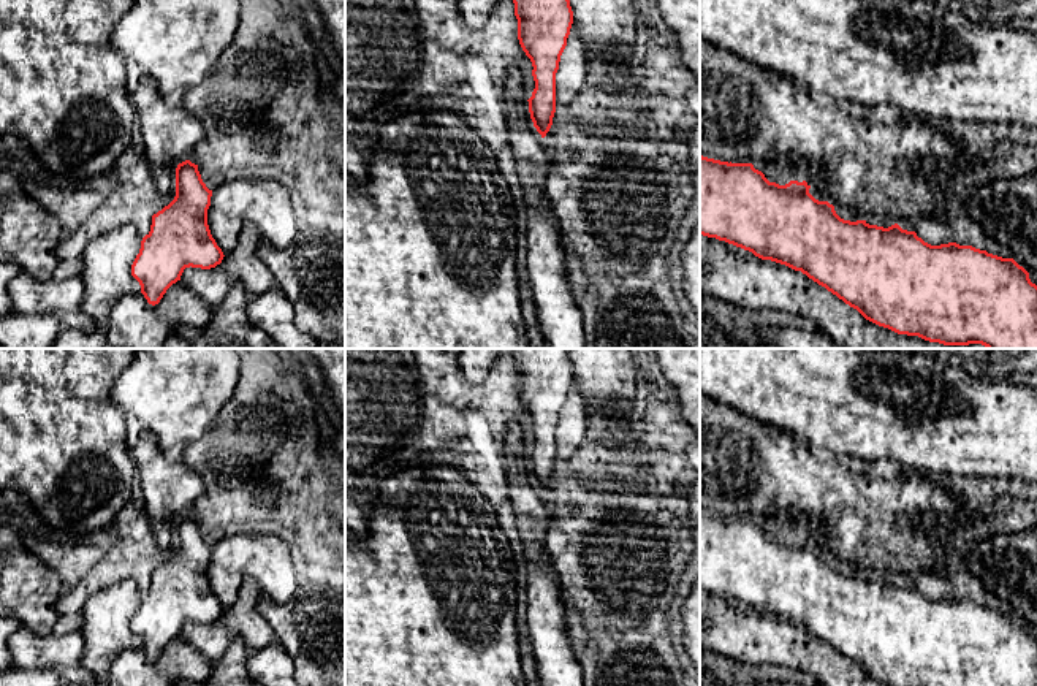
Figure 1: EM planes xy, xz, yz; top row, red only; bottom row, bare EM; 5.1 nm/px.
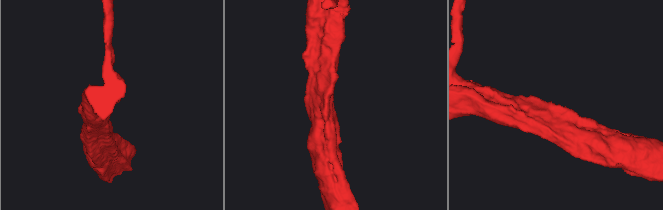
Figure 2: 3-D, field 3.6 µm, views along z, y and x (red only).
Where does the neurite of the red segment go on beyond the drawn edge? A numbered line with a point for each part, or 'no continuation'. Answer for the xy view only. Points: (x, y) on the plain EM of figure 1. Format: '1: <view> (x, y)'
no continuation

